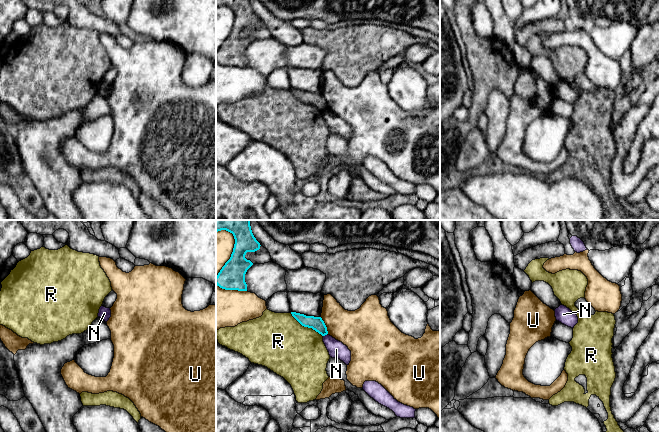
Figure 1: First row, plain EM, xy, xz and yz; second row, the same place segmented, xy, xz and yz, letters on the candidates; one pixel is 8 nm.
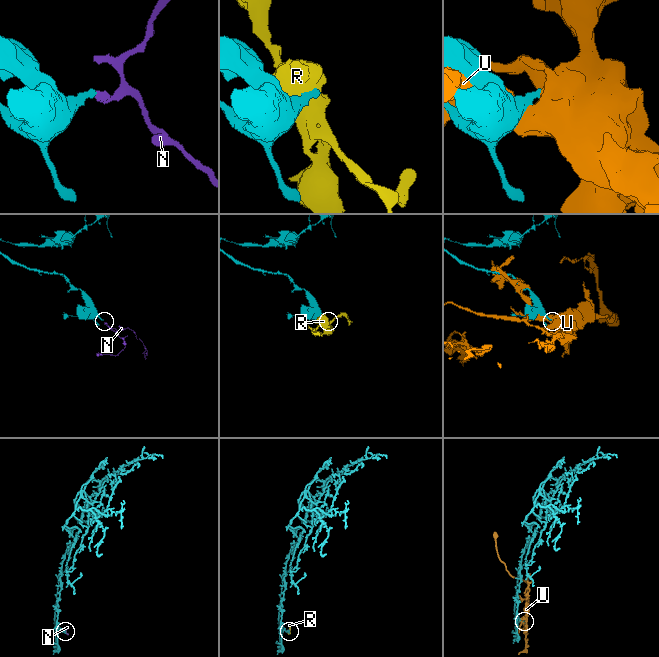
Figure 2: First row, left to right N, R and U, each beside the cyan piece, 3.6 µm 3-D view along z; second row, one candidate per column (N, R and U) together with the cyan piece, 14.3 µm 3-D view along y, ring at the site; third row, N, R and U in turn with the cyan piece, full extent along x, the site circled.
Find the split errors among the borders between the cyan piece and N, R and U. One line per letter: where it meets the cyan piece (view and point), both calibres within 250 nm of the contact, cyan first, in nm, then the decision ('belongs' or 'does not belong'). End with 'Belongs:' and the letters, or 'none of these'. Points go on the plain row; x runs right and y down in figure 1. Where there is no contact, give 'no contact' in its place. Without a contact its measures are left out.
N: xz (325, 110) | 110/140 nm | does not belong
R: xz (306, 102) | 110/440 nm | does not belong
U: xz (325, 101) | 110/300 nm | does not belong
Belongs: none of these

